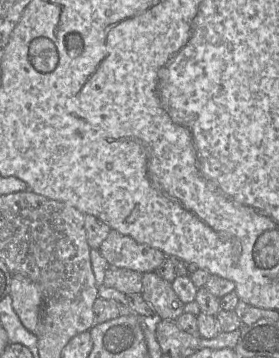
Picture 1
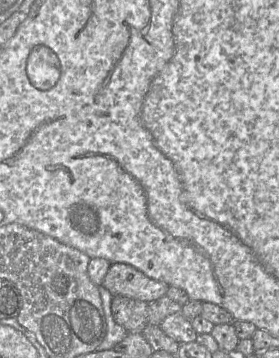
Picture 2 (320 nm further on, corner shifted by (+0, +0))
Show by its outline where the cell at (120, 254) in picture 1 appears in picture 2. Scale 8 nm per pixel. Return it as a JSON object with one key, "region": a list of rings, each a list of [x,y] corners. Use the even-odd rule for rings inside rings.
{"region":[[[111,263],[102,285],[113,296],[126,296],[147,303],[165,296],[169,286],[126,263]]]}

